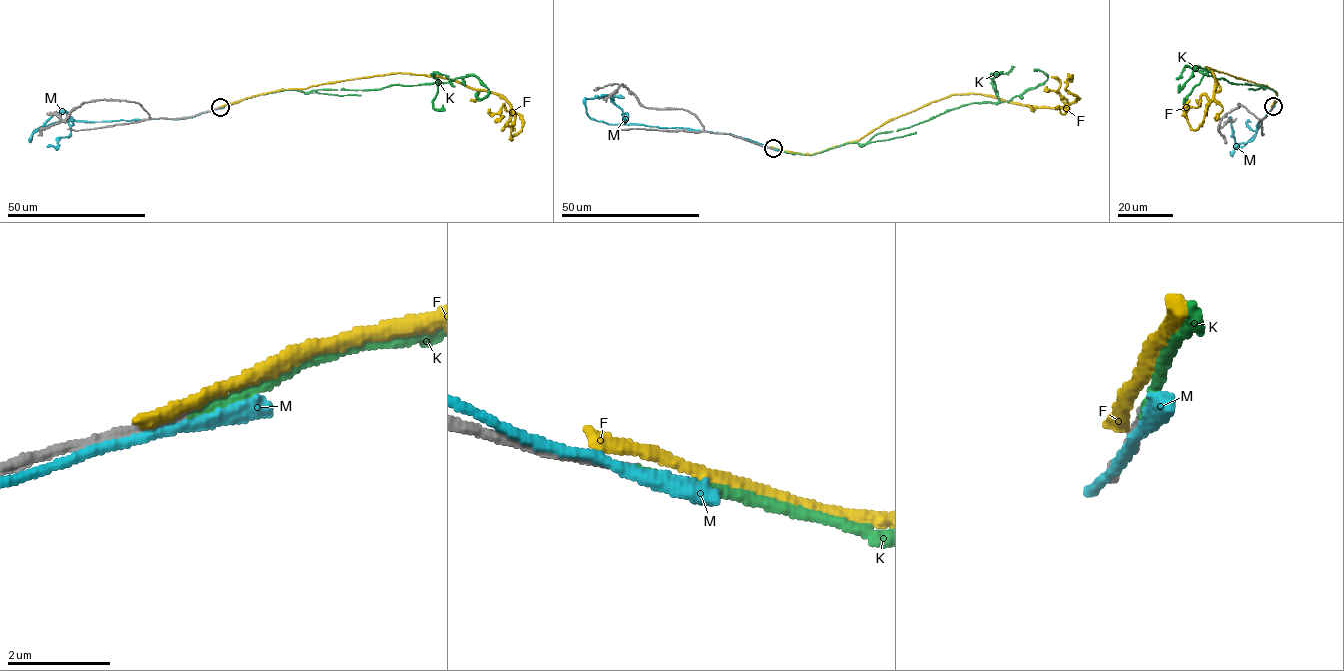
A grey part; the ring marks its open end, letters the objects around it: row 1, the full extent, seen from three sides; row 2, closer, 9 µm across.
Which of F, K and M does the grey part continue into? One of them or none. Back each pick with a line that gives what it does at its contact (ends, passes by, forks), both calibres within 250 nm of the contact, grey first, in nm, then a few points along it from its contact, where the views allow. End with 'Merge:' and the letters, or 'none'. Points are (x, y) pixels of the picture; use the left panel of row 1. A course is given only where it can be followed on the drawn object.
K: it ends | 200/240 nm | via (219, 107), (283, 90), (380, 89), (449, 82), (469, 75), (489, 89), (480, 99), (476, 92)
Merge: K

